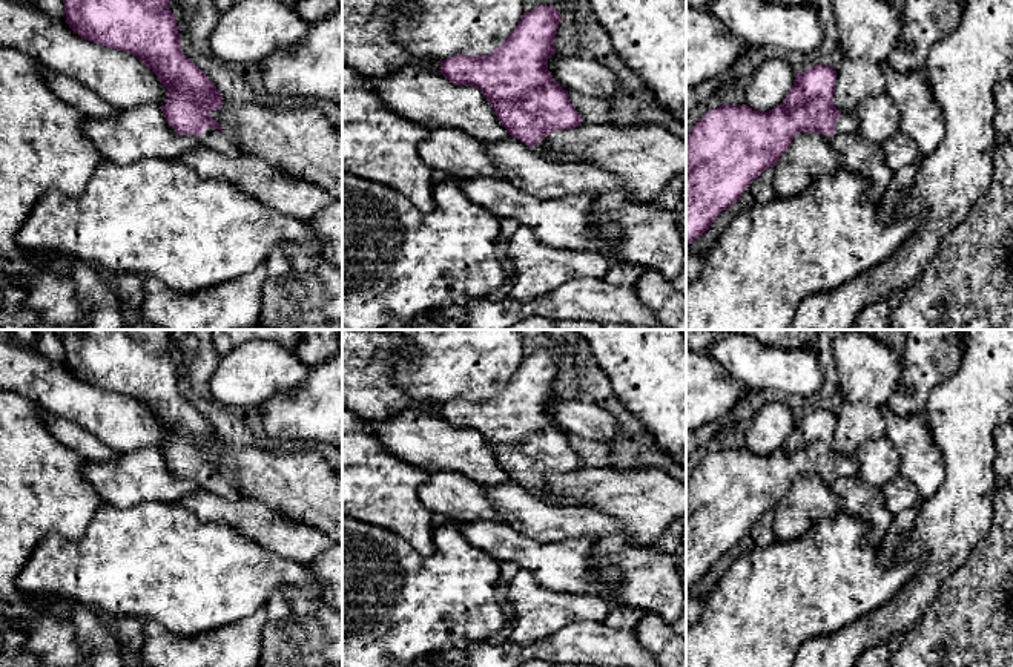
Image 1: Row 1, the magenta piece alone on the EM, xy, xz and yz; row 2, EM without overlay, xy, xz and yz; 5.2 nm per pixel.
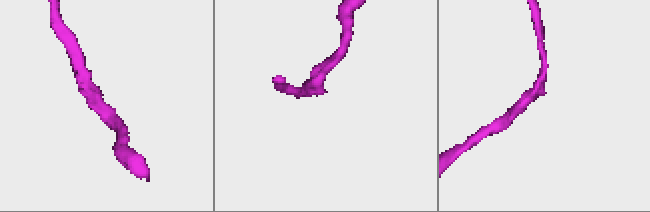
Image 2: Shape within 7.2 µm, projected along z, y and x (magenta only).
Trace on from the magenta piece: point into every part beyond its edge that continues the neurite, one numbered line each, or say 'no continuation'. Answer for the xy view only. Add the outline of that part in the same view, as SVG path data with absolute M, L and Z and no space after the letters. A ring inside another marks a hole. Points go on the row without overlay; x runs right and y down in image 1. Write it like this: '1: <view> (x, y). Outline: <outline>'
1: xy (214, 482). Outline: M206 471L204 477L203 477L203 486L229 500L229 501L235 501L243 498L244 495L239 492L238 486L233 485L229 478L226 478L223 474L213 472L213 471Z

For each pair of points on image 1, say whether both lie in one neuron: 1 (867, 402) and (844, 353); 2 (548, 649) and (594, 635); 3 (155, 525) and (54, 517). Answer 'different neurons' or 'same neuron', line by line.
1: same neuron
2: same neuron
3: different neurons

